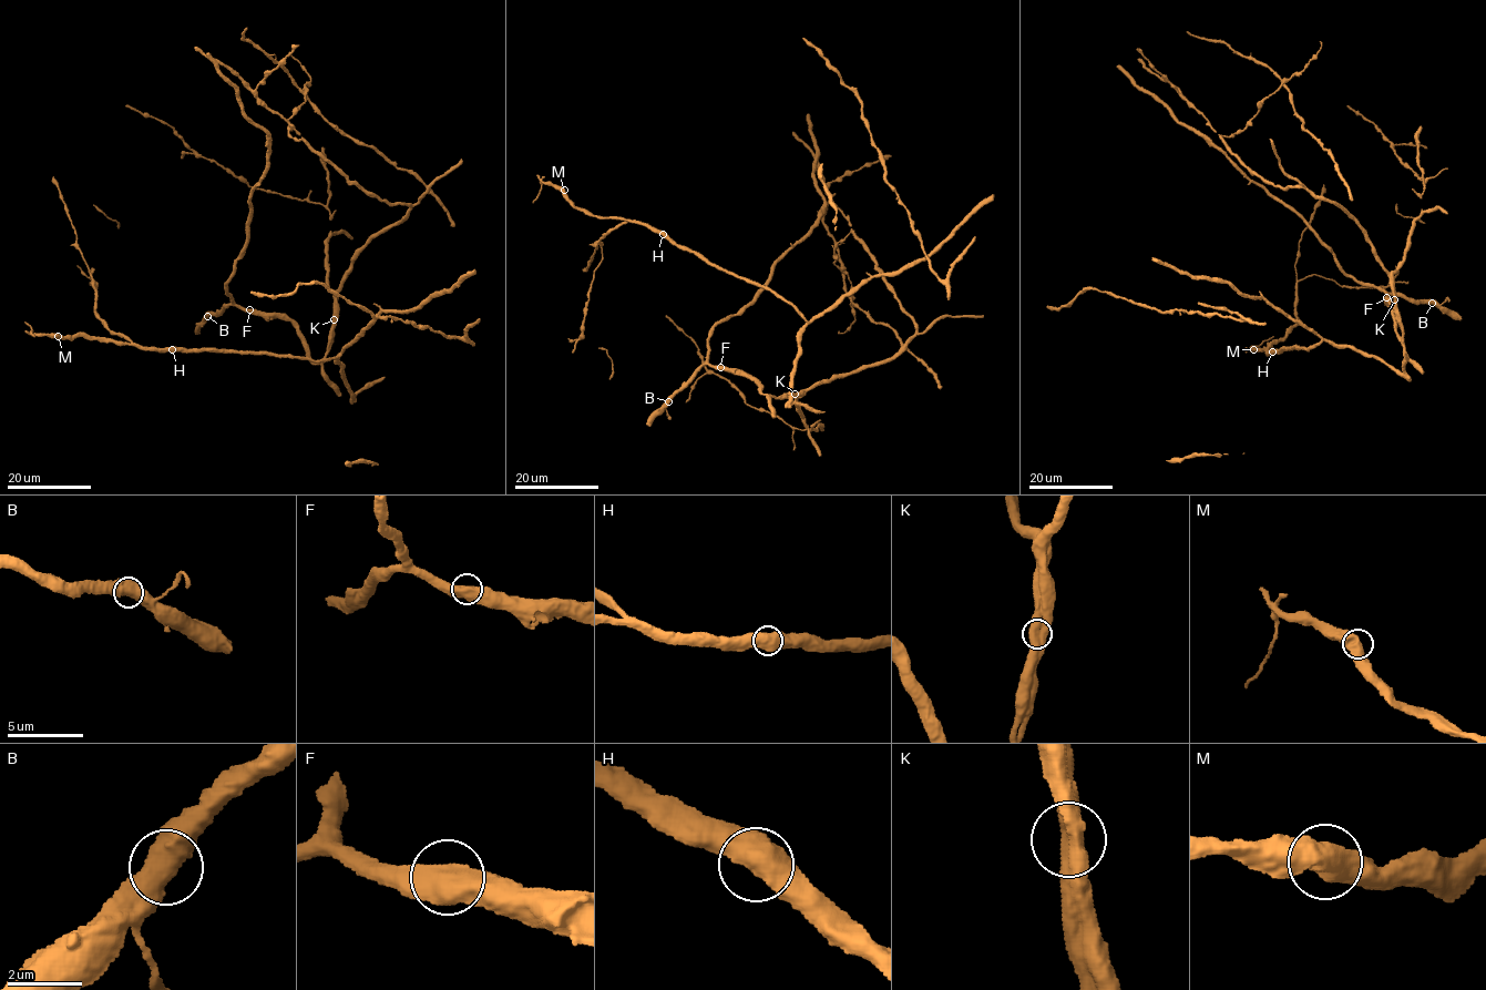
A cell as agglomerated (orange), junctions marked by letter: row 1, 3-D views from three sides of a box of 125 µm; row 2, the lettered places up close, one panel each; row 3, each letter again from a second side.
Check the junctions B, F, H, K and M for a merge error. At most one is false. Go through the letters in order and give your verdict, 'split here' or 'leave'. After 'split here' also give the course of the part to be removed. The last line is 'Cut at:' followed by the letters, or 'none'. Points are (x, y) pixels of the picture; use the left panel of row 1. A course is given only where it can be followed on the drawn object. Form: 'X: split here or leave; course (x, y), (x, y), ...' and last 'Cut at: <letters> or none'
B: leave
F: leave
H: leave
K: leave
M: leave
Cut at: none

